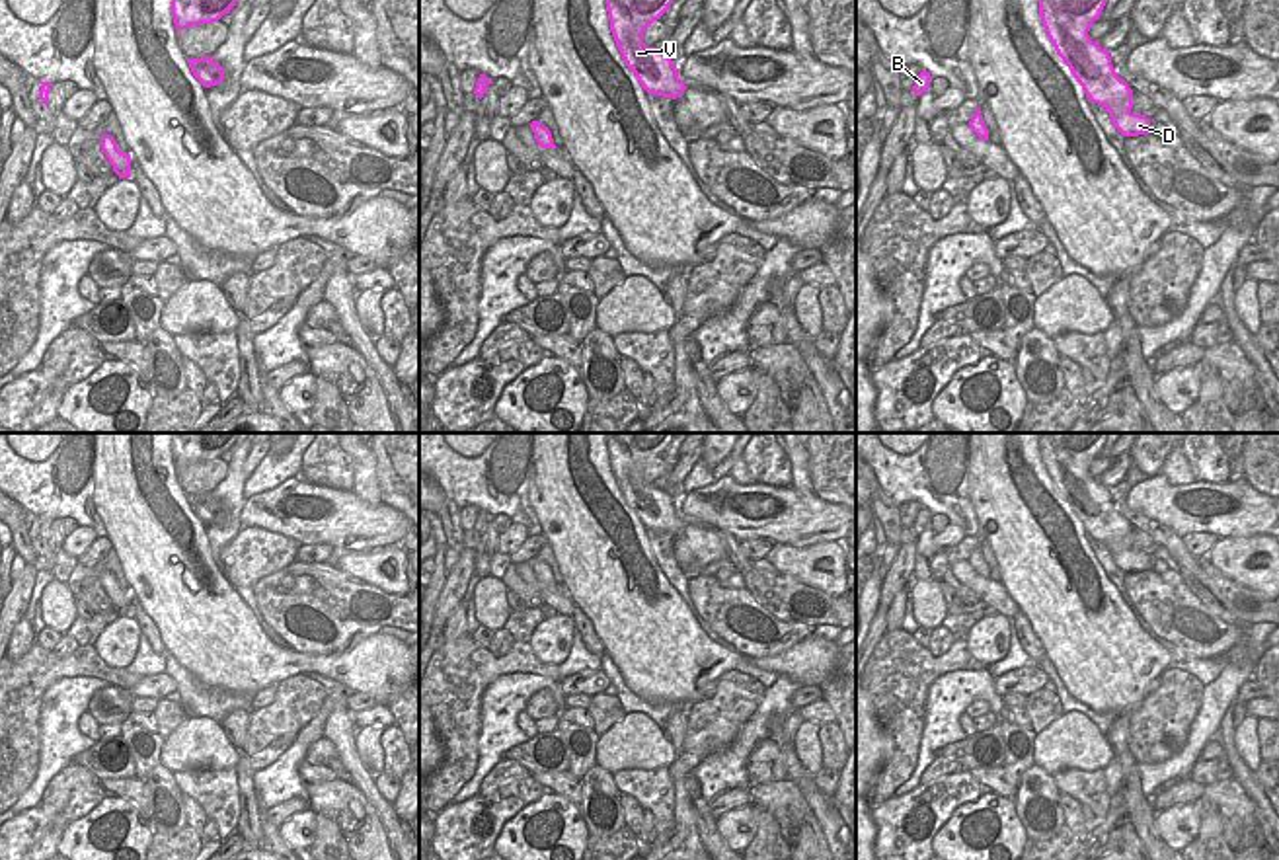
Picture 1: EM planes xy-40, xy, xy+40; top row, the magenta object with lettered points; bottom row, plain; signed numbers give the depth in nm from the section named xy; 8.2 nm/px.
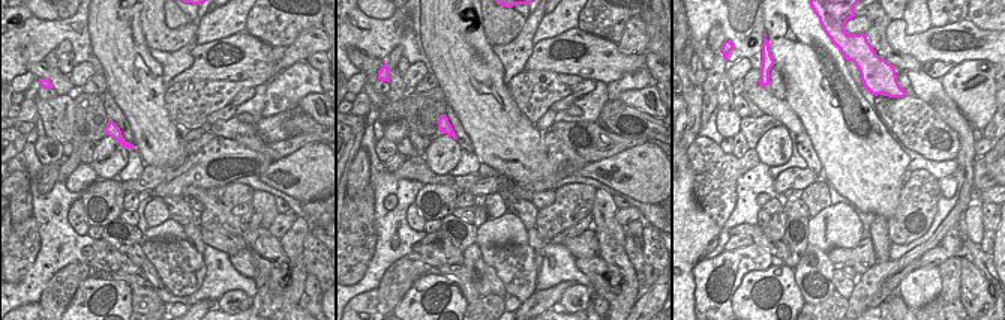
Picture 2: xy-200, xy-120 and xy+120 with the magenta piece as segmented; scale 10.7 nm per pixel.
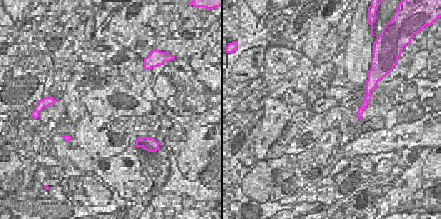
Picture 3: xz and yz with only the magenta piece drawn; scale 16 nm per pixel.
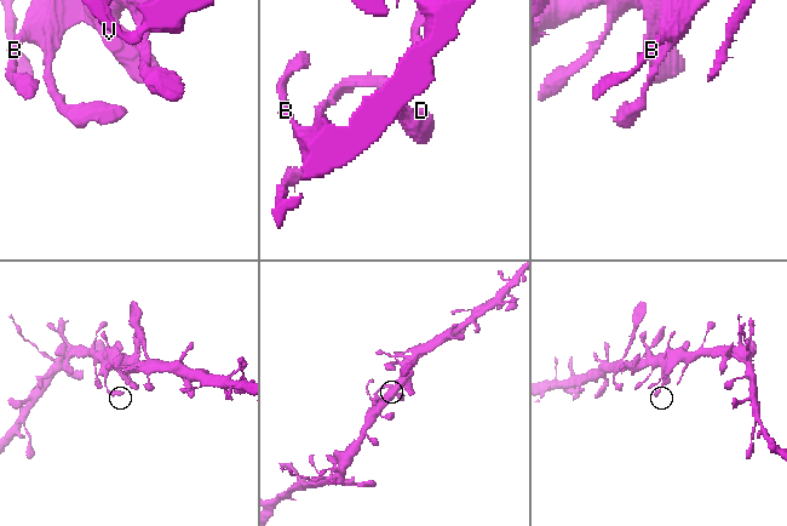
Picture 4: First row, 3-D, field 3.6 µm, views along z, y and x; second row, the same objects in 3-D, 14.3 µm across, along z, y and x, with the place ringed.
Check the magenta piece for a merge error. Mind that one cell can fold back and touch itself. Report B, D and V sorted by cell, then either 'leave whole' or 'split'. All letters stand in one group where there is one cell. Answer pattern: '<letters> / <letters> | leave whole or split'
B D V | leave whole

